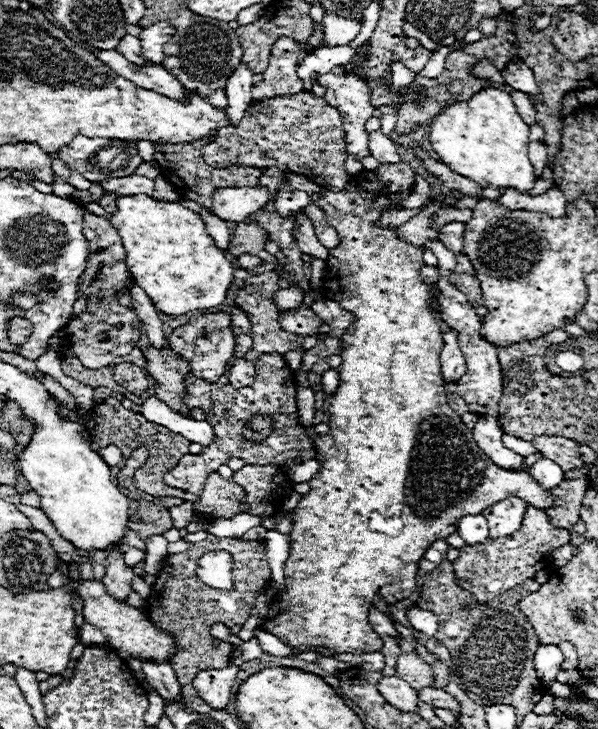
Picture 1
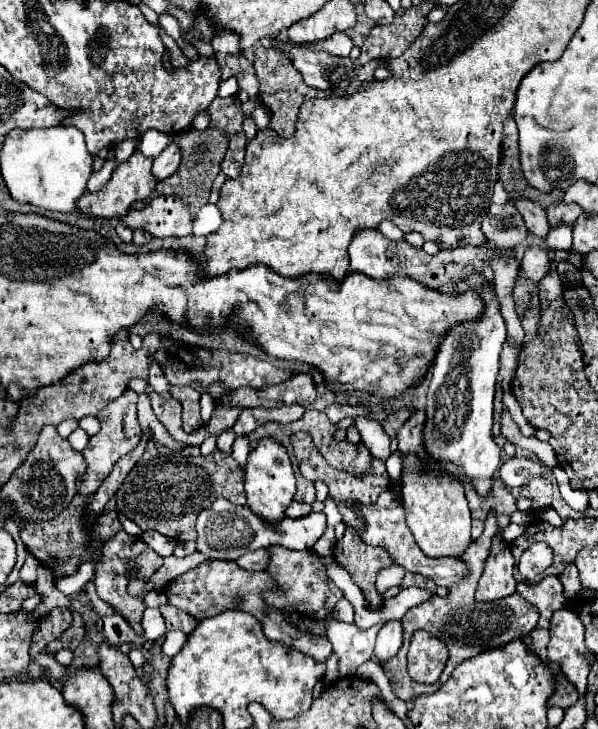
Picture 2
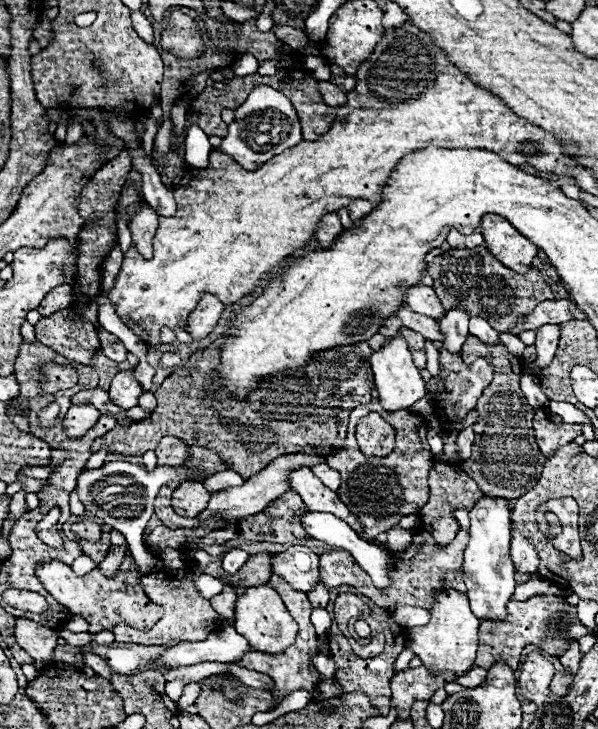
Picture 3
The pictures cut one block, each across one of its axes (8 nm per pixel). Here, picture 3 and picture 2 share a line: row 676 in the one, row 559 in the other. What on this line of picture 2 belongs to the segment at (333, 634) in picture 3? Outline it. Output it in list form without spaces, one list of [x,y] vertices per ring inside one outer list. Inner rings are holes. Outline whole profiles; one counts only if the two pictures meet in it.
[[[346,528],[342,540],[338,540],[334,548],[334,560],[350,572],[352,580],[364,592],[364,598],[370,600],[372,608],[376,608],[382,602],[382,596],[378,594],[374,582],[378,572],[392,564],[390,554],[384,548],[364,544],[354,528]]]

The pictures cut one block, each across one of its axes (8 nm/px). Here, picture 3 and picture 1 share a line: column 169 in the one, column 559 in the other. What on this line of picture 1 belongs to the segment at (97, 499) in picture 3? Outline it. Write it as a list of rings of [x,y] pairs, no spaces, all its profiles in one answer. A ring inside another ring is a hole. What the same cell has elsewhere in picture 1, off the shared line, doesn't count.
[[[538,458],[538,462],[536,462],[534,466],[530,466],[528,472],[530,472],[530,476],[532,476],[540,486],[544,486],[546,490],[556,488],[556,486],[564,480],[562,468],[560,468],[556,462],[552,462],[550,458]]]

